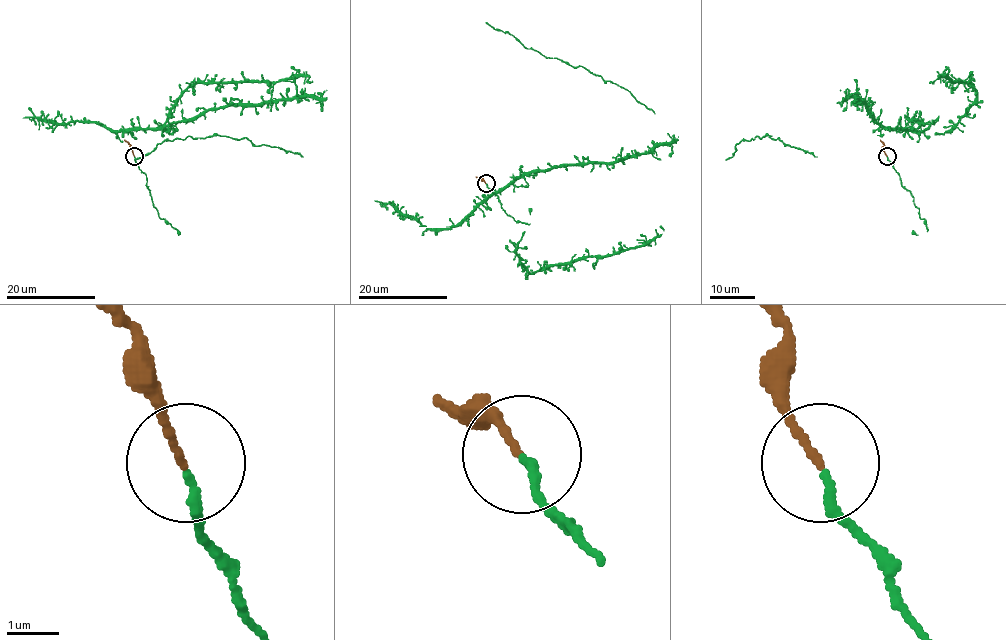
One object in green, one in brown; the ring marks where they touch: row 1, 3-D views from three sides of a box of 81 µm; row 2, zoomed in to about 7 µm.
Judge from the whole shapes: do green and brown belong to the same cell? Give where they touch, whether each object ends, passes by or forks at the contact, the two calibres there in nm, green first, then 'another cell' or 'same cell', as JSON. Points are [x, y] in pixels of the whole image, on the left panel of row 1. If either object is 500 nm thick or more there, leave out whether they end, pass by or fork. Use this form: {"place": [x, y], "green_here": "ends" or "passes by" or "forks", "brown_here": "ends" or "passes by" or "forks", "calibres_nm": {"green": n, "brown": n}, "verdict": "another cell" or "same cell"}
{"place": [134, 156], "green_here": "ends", "brown_here": "ends", "calibres_nm": {"green": 170, "brown": 140}, "verdict": "same cell"}

